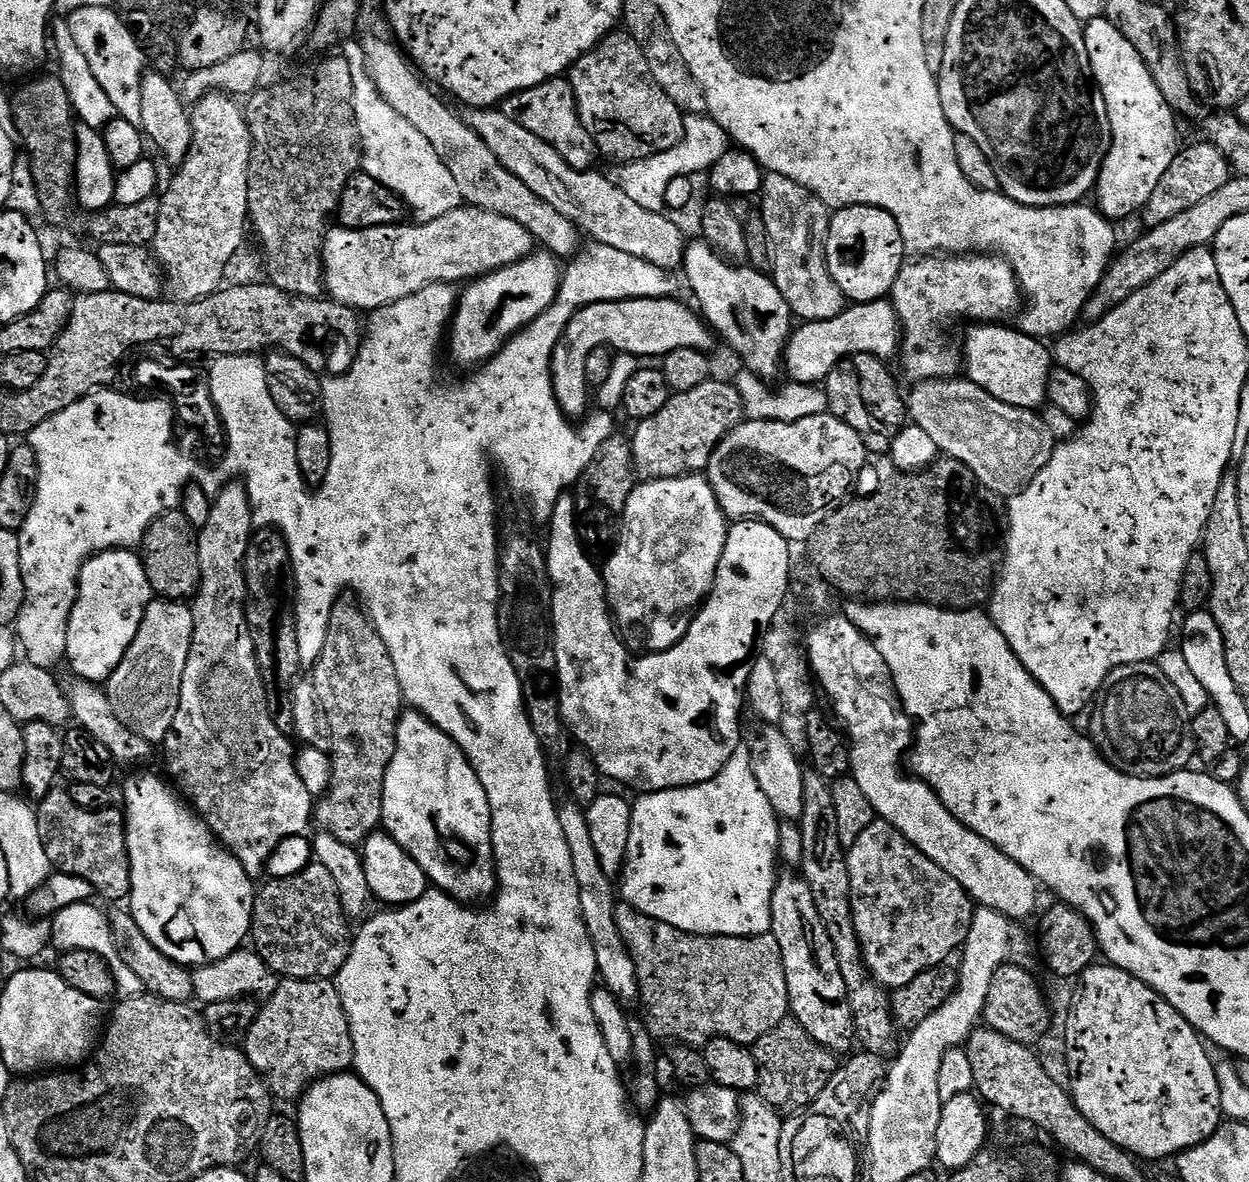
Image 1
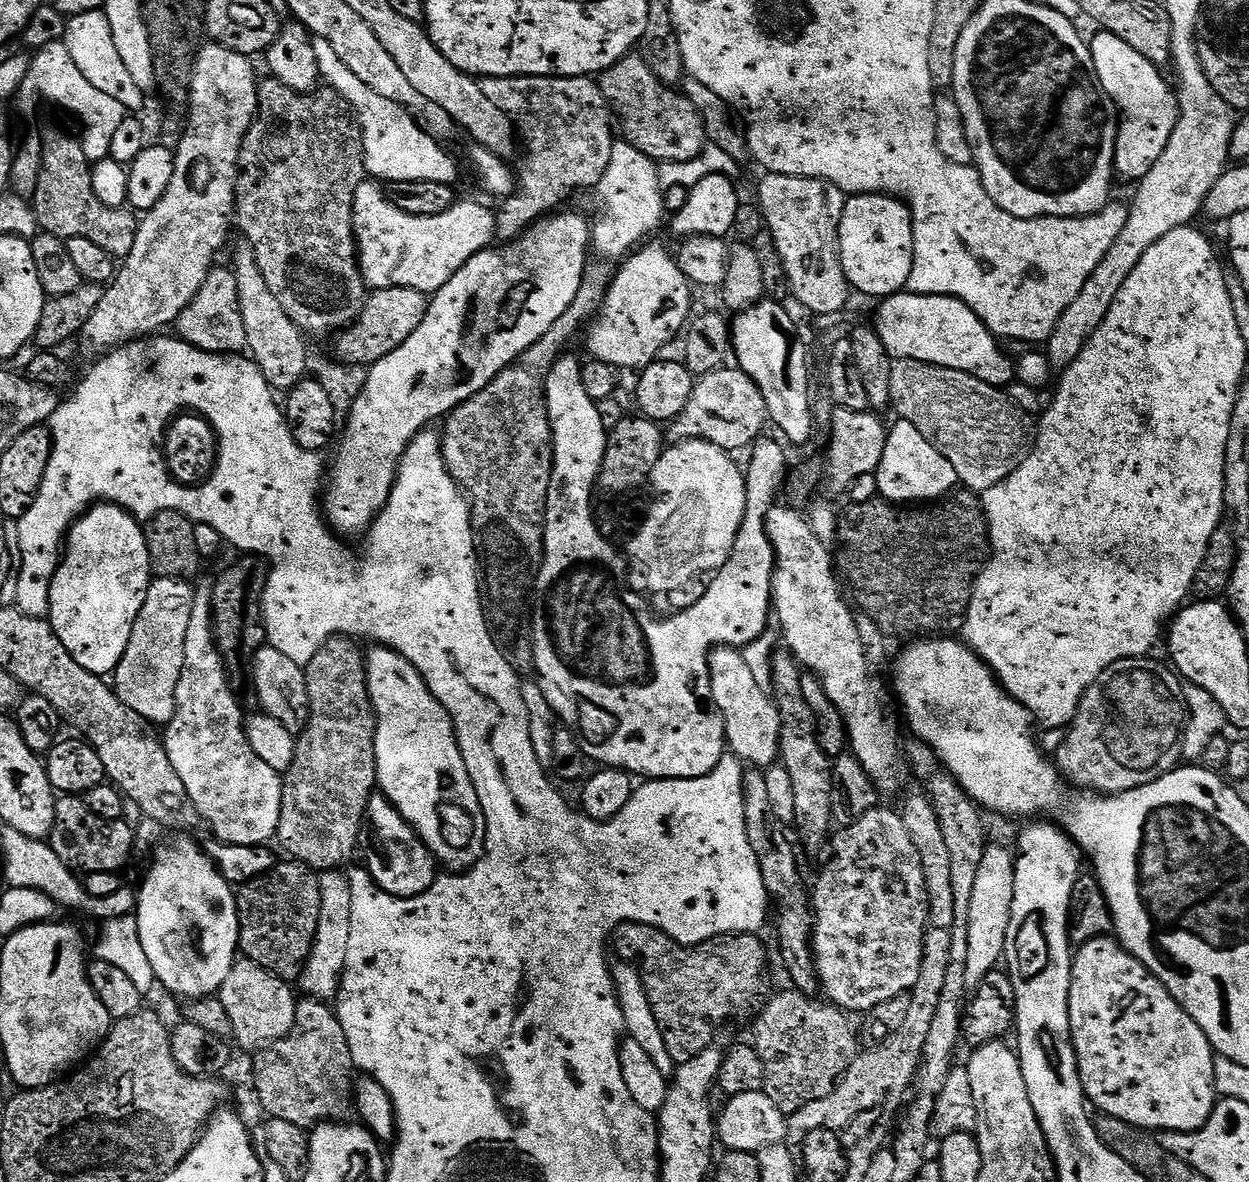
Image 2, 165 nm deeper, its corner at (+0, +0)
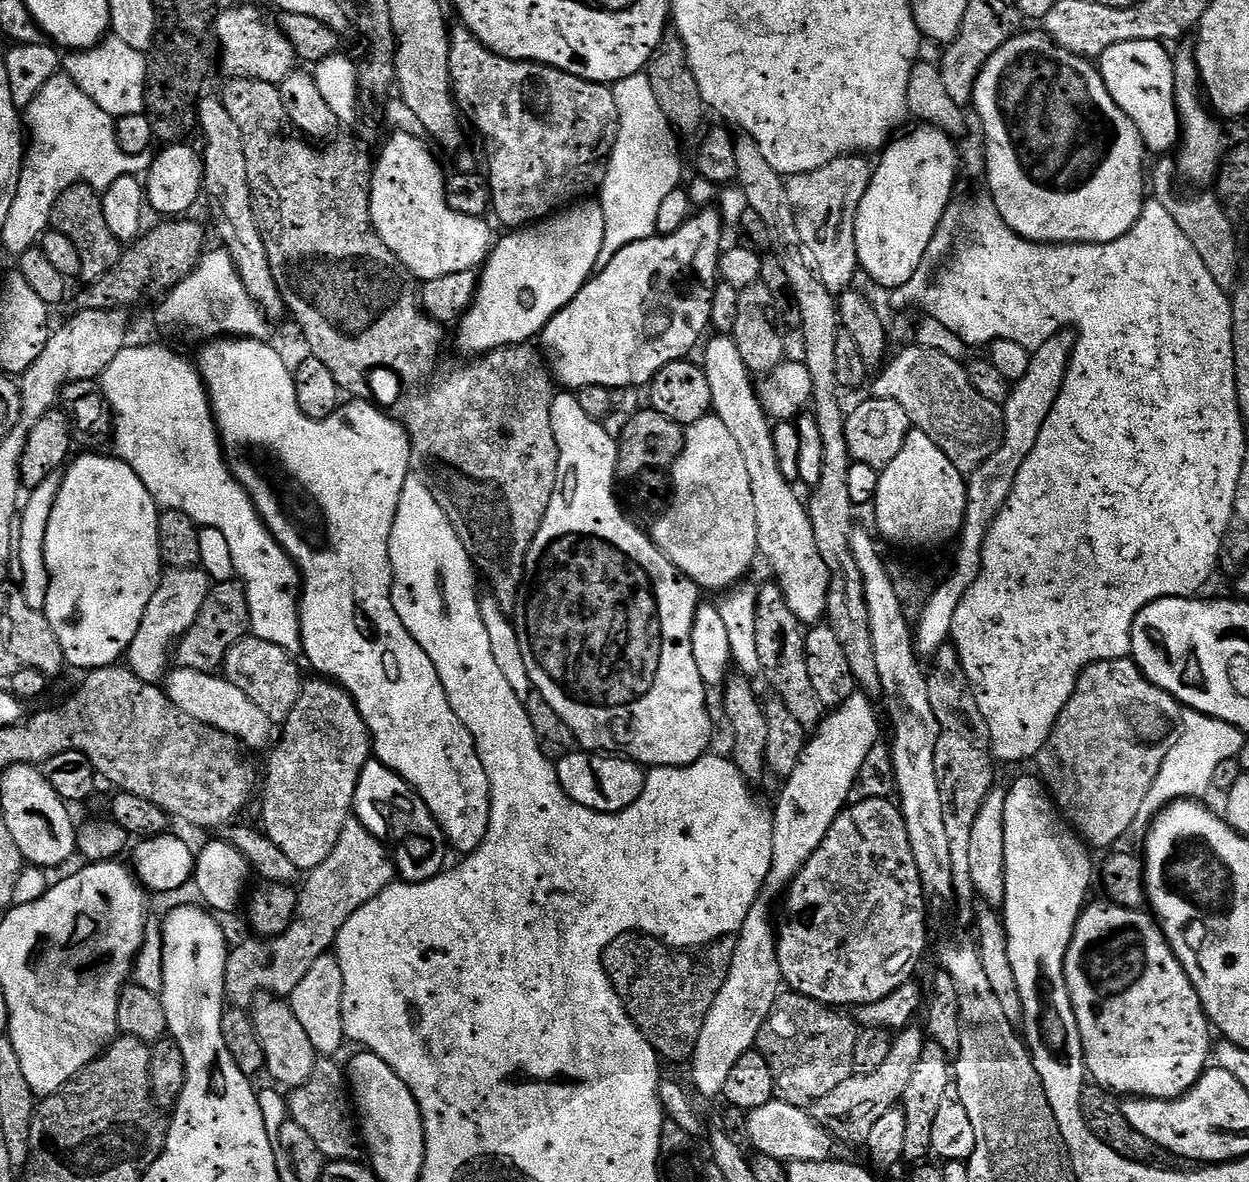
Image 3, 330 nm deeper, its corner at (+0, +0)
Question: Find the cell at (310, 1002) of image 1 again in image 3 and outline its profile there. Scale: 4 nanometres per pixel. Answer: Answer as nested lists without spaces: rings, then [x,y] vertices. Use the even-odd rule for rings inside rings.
[[[324,1058],[317,1063],[312,1077],[302,1086],[291,1089],[287,1097],[289,1117],[314,1138],[314,1146],[322,1150],[325,1161],[338,1160],[359,1161],[362,1156],[362,1137],[358,1121],[354,1115],[354,1105],[346,1087],[346,1076],[331,1059]]]

